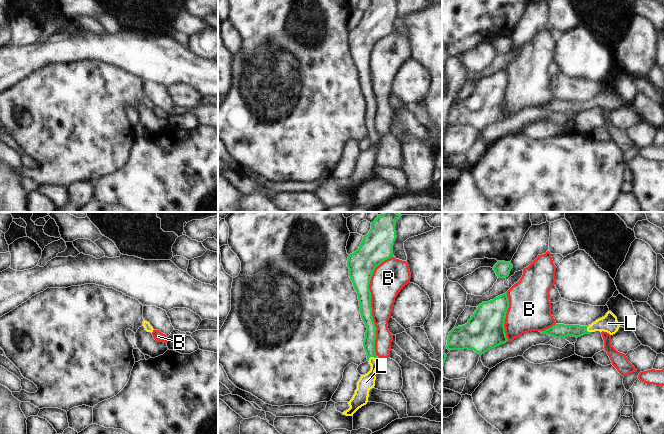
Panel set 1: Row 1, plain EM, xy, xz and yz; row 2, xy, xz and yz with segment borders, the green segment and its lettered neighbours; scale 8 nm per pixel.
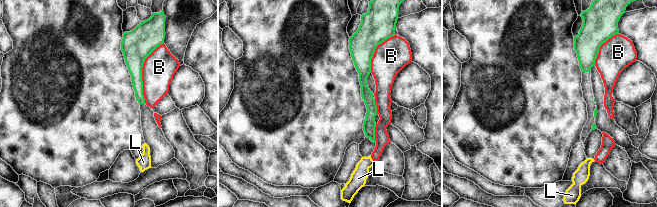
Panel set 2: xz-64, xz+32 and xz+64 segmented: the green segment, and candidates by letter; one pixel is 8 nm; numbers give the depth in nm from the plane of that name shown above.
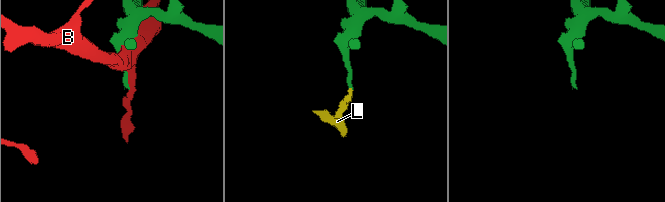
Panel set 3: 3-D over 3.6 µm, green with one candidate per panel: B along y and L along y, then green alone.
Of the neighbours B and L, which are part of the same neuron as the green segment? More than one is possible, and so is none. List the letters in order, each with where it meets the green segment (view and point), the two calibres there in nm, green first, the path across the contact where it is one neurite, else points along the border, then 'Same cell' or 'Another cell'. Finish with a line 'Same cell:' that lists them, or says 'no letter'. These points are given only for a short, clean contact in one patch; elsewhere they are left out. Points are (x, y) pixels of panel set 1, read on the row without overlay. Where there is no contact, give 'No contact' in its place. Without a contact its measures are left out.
B: Touches green at xz (370, 79). Thickness 180 nm (green) against 260 nm. Another cell
L: Touches green at xz (374, 133). Thickness 100 nm (green) against 130 nm. Path across: xz (370, 111), (370, 129), (374, 133), (373, 145), (366, 158). Same cell
Same cell: L

